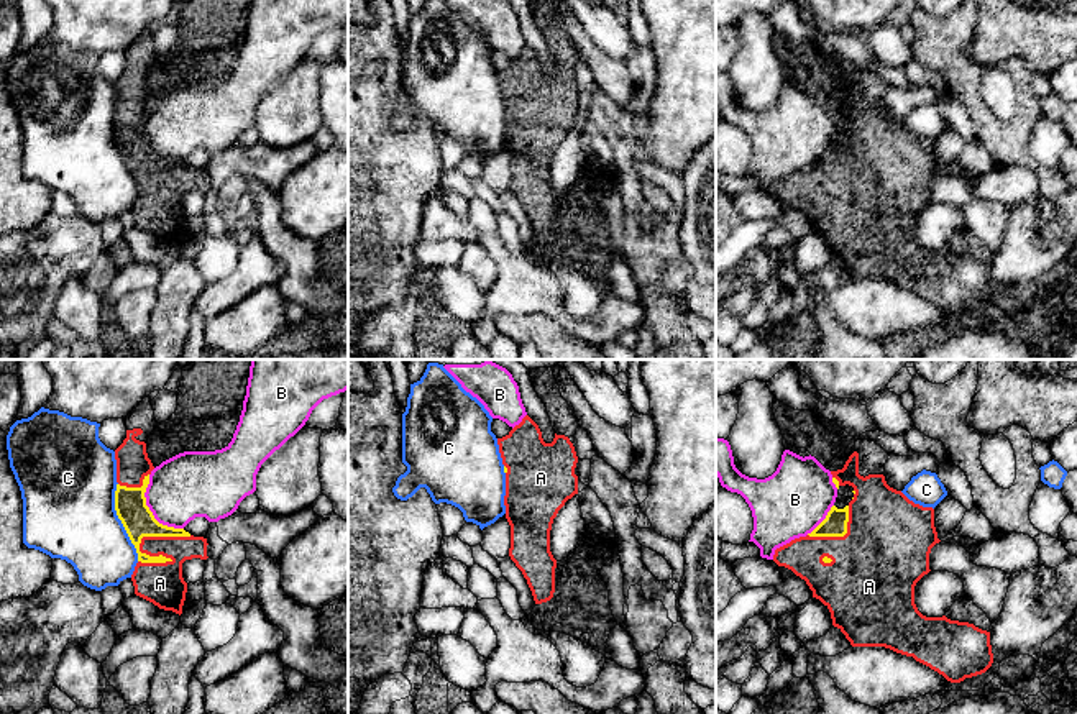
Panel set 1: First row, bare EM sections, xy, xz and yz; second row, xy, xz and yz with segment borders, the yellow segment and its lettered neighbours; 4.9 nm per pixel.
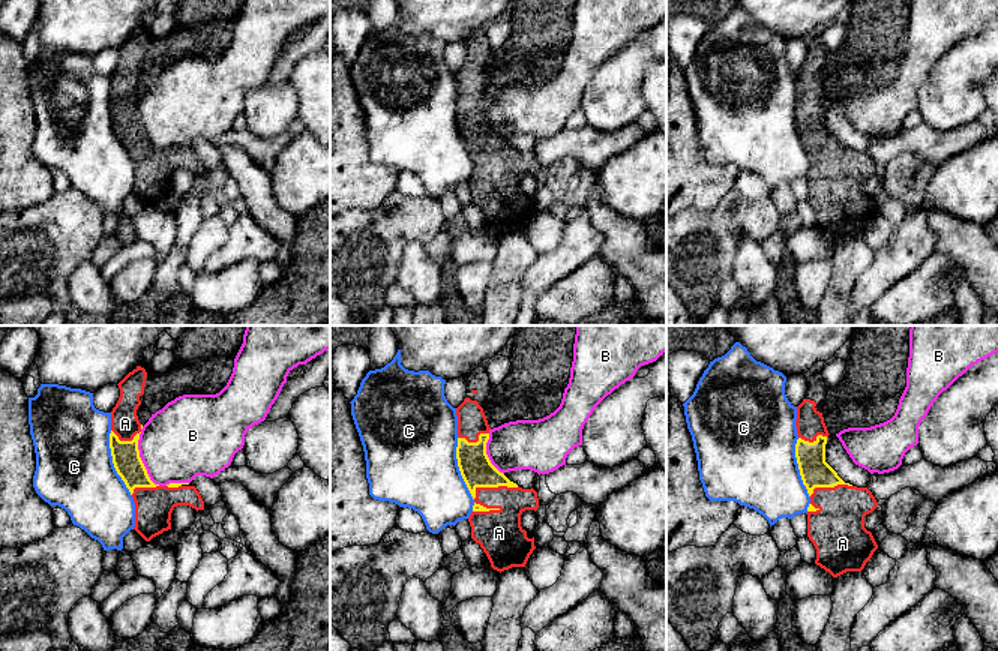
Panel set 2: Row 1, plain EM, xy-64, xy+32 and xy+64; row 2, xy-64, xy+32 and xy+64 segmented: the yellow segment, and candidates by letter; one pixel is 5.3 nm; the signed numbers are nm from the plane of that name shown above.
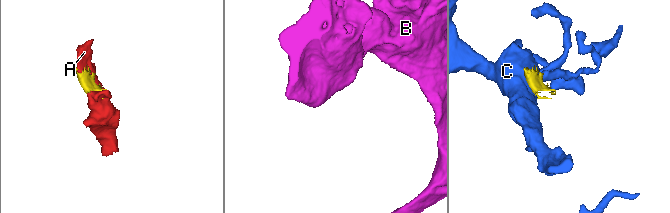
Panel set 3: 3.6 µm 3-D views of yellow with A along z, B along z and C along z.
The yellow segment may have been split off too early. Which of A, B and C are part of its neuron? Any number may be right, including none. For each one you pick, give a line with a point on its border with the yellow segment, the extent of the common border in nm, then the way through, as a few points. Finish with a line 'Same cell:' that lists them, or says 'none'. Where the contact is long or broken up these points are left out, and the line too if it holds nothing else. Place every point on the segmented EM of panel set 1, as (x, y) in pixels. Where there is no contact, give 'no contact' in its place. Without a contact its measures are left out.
A: meets yellow in xy at (138, 549); contact 300 nm long
Same cell: A

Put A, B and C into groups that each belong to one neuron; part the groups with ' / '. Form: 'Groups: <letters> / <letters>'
Groups: A / B / C

